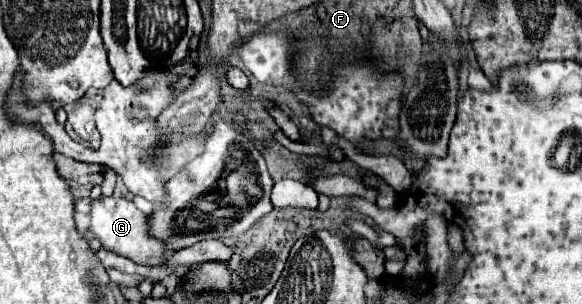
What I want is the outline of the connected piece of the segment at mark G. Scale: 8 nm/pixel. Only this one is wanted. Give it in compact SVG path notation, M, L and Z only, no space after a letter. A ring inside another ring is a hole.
M106 198L94 200L90 210L90 232L102 242L102 248L128 256L130 260L144 266L164 266L168 262L170 246L158 238L154 238L148 230L148 216L140 212L134 202L126 198Z

